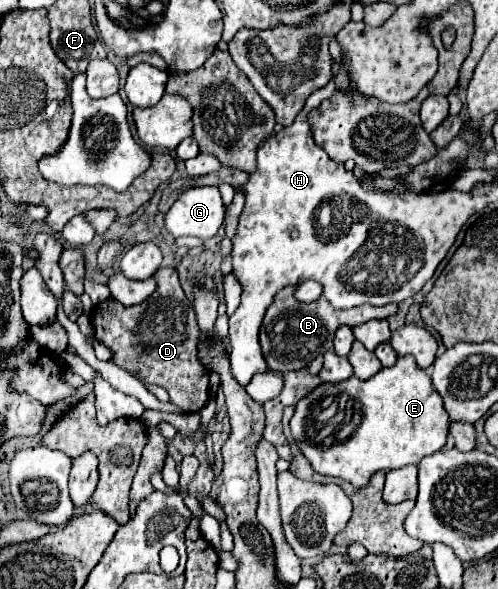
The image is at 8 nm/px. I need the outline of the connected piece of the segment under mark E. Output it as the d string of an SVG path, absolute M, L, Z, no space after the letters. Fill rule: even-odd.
M400 356L392 368L382 368L368 380L358 380L352 376L338 384L318 386L310 396L298 402L290 428L302 454L310 460L318 474L336 476L348 480L356 488L362 488L378 470L388 472L408 464L418 464L424 456L442 450L446 446L450 418L444 410L442 398L430 384L426 370L418 368L412 356ZM340 392L348 392L350 400L358 400L362 404L362 422L344 442L332 446L314 446L306 436L306 423L314 412L314 406L326 396L338 396Z

